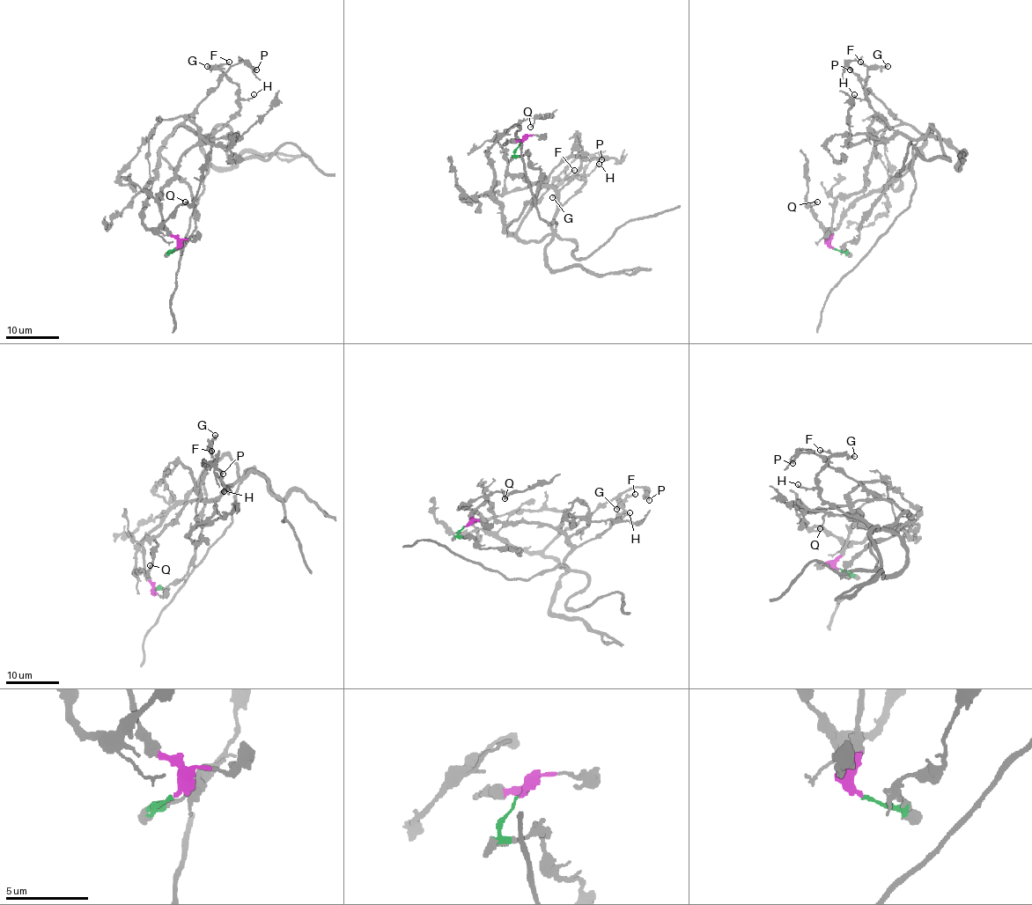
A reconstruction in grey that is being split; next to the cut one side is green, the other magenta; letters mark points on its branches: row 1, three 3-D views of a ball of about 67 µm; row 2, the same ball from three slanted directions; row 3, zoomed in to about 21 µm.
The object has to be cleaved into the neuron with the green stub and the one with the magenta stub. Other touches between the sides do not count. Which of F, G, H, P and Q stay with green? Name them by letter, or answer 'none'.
P, Q

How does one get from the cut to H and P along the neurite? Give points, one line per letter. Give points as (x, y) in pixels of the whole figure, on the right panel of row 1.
H: (832, 249), (832, 204), (837, 196), (858, 194), (863, 187), (872, 150), (895, 131), (866, 99), (853, 94)
P: (832, 249), (844, 252), (858, 236), (871, 204), (909, 168), (924, 139), (850, 69)

